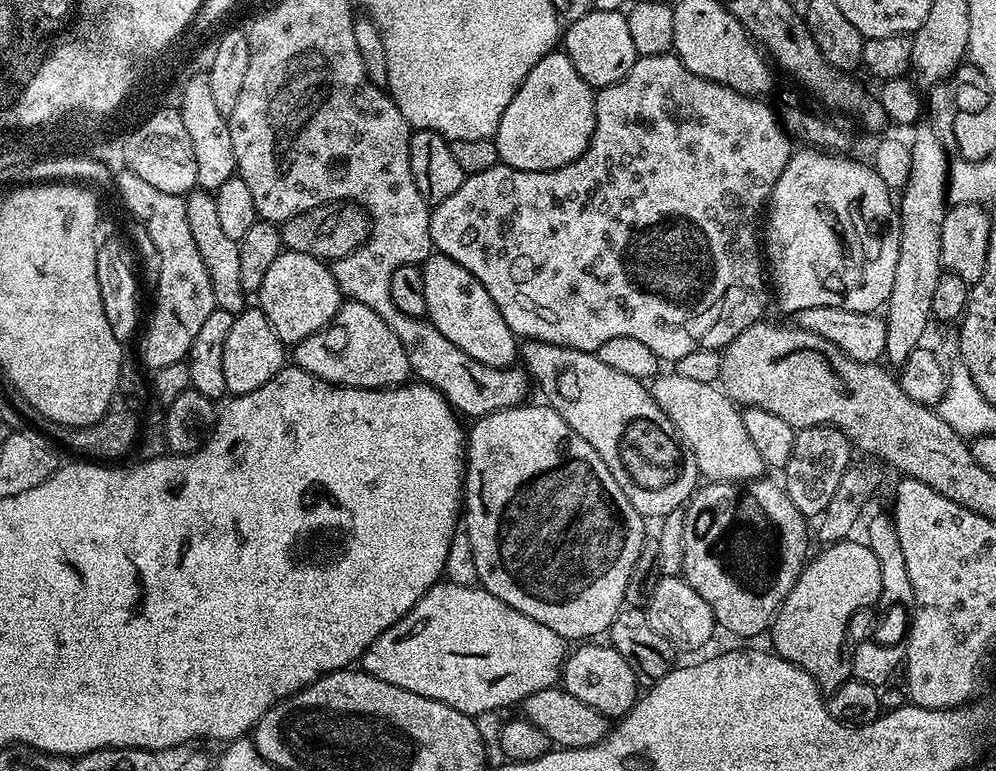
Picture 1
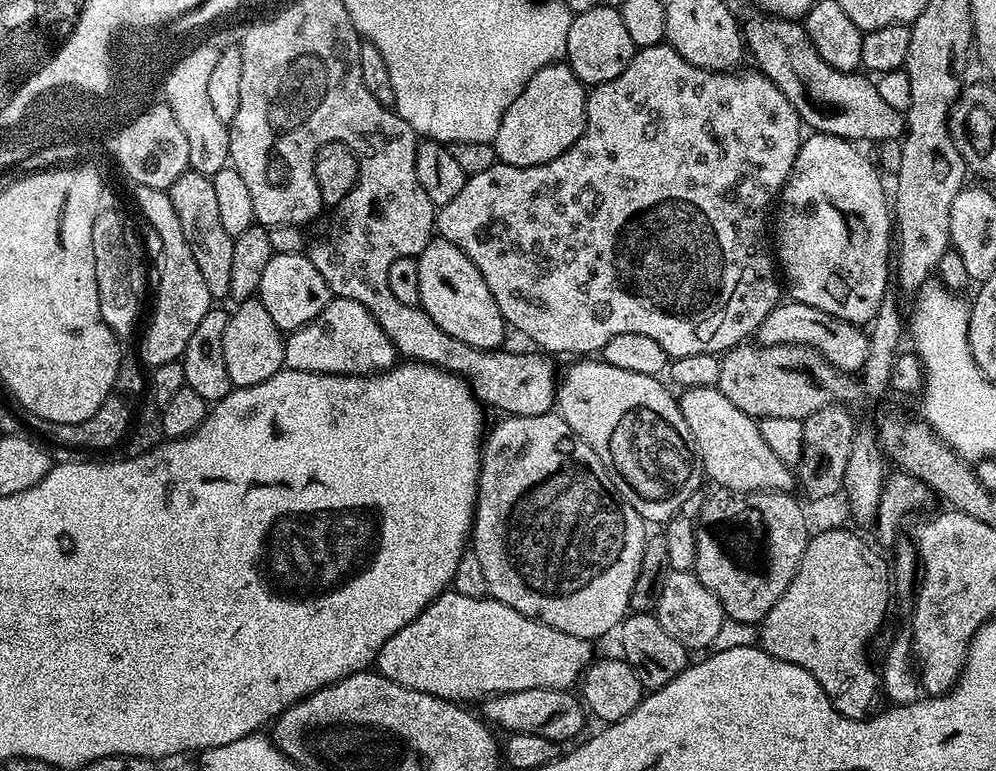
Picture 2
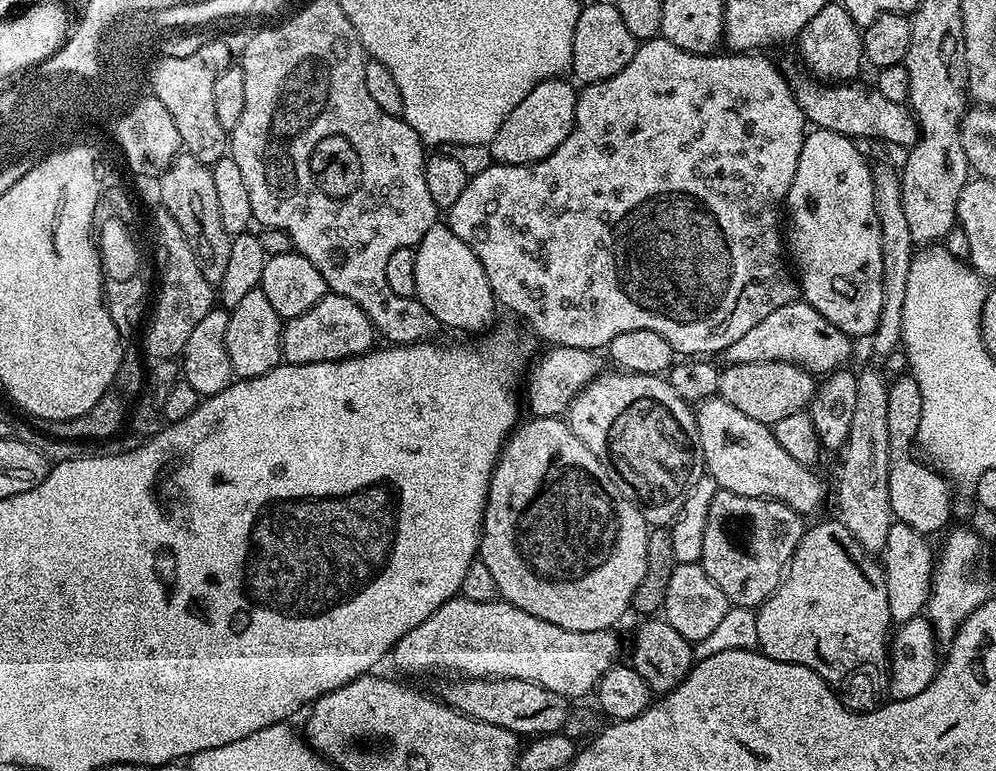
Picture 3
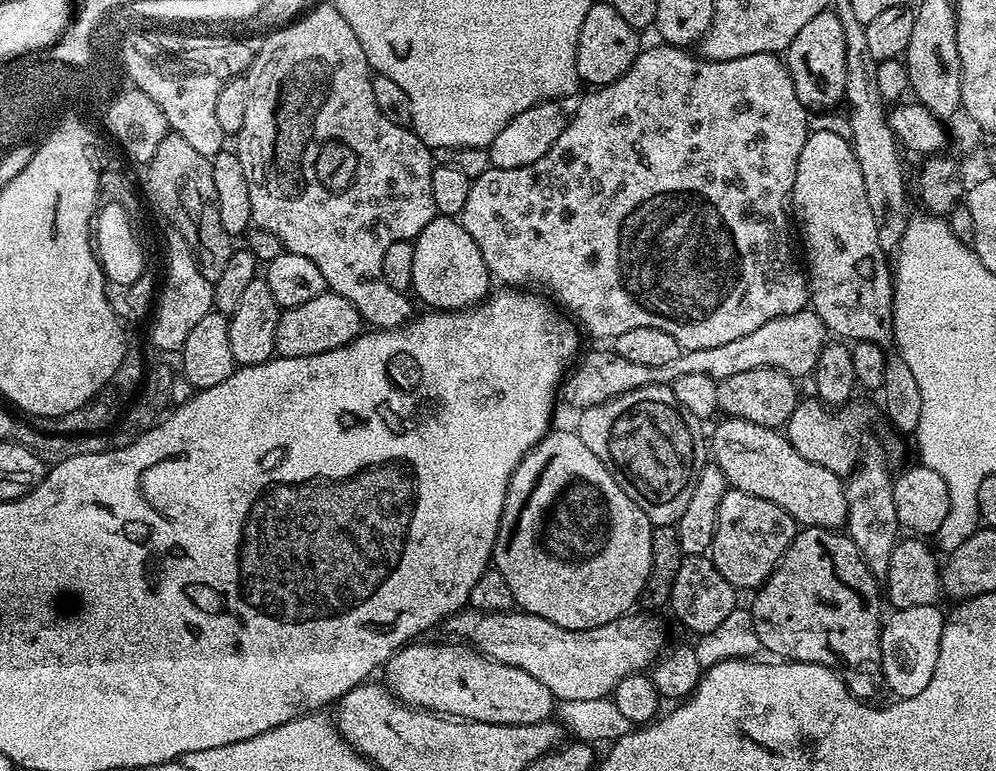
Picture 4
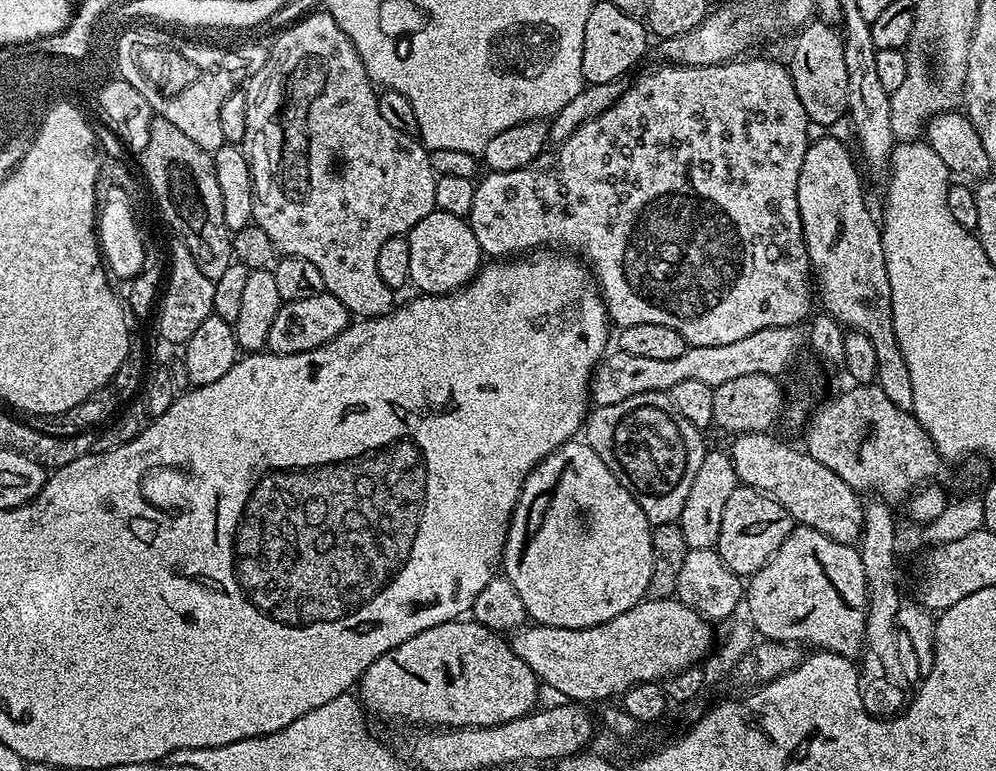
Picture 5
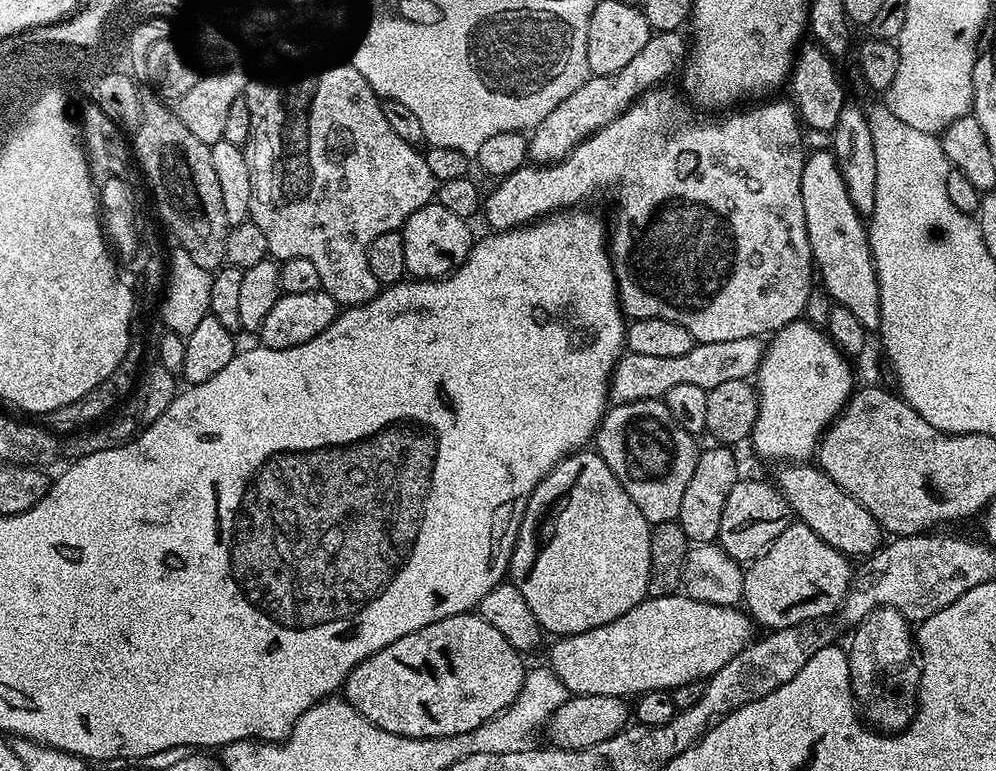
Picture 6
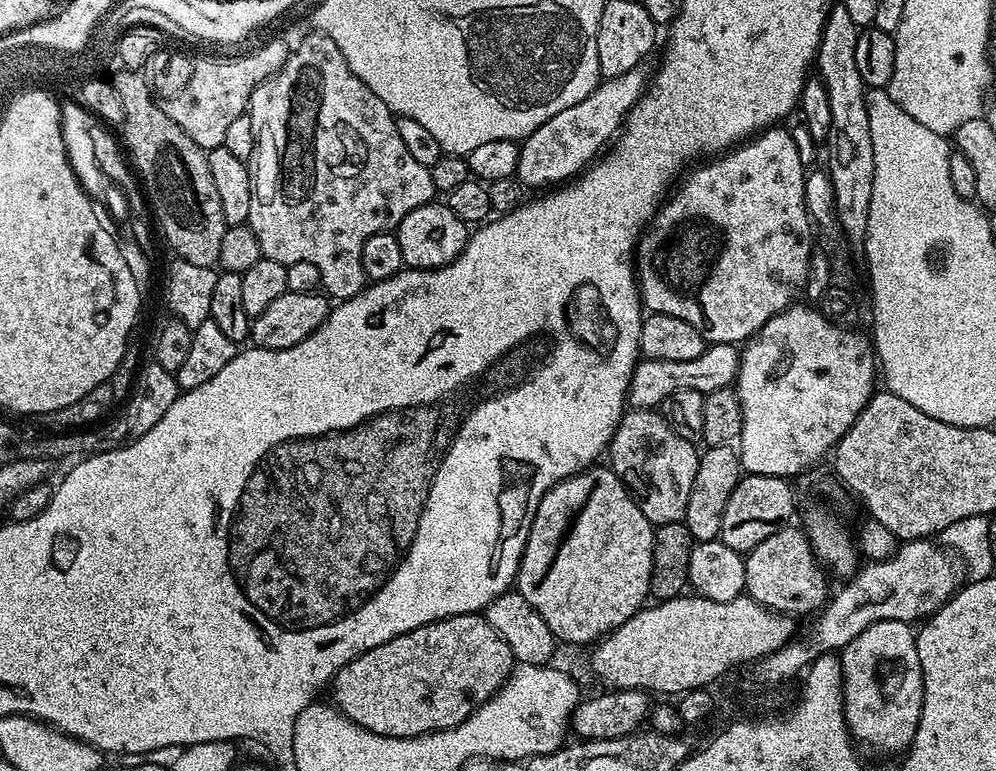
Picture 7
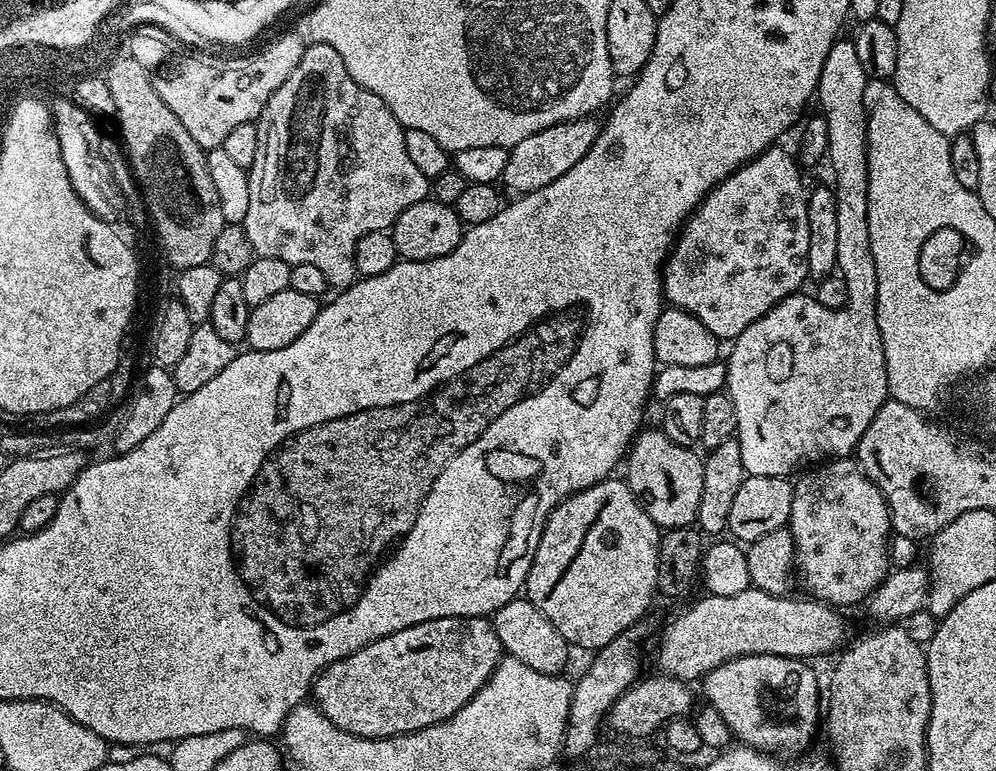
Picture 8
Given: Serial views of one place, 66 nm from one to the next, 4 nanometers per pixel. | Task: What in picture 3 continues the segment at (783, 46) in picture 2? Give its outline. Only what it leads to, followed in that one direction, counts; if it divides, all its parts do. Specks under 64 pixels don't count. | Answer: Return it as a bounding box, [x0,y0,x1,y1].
[787,71,918,146]

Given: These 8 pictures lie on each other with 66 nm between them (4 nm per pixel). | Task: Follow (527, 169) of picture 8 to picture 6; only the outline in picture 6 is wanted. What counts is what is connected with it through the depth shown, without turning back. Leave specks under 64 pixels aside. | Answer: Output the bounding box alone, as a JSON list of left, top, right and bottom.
[528,31,690,166]

